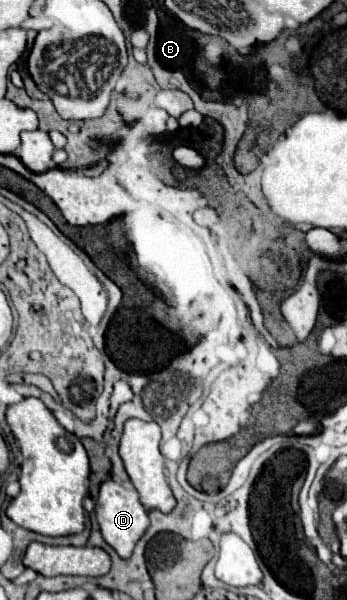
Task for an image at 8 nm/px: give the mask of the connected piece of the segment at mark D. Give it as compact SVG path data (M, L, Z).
M110 479L102 481L102 485L100 485L100 495L98 495L98 501L96 501L96 521L100 525L104 541L118 553L120 559L128 559L132 555L136 541L144 535L144 531L150 525L148 511L138 501L138 491L126 489L124 485L114 483Z

